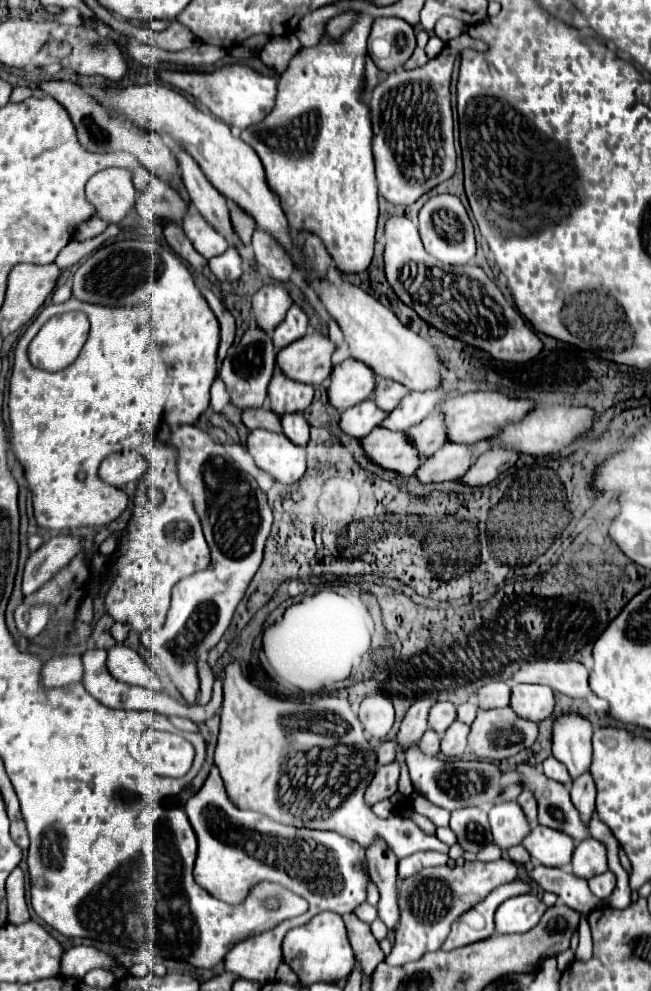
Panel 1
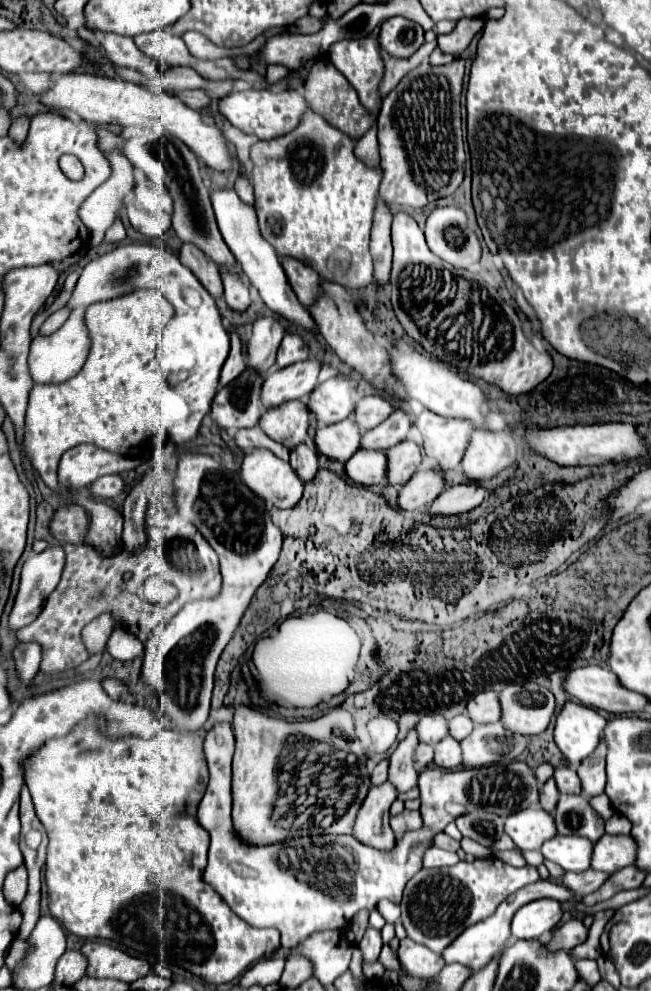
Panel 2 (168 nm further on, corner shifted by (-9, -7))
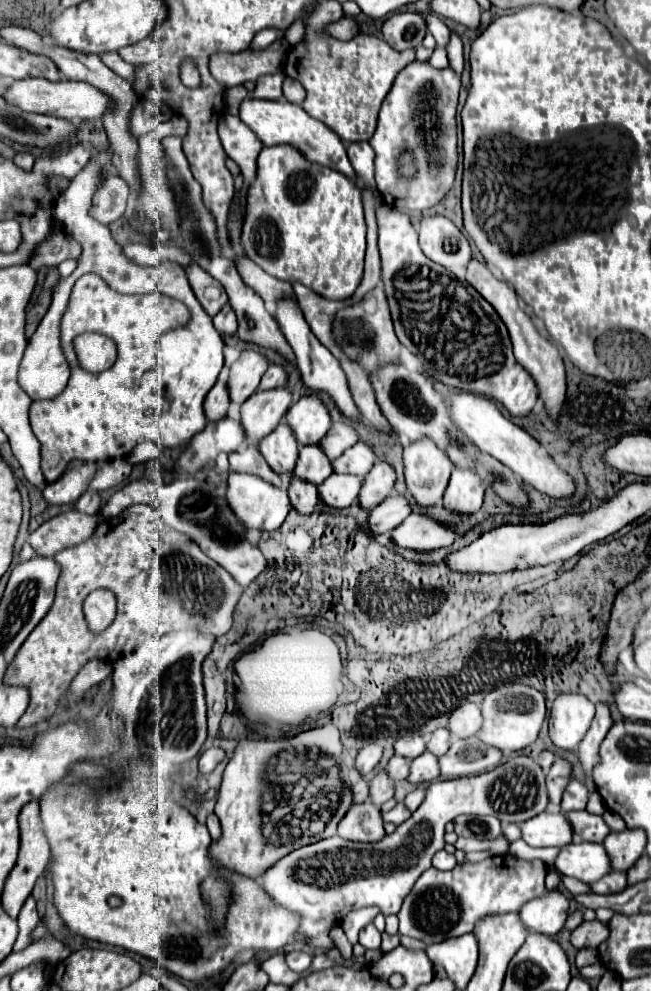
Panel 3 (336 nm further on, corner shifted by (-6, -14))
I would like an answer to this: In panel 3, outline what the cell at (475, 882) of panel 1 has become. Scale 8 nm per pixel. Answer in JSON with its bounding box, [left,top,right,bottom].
[397,855,547,947]

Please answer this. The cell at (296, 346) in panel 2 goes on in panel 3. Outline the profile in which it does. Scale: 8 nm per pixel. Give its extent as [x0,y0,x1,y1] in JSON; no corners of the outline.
[259,363,289,389]

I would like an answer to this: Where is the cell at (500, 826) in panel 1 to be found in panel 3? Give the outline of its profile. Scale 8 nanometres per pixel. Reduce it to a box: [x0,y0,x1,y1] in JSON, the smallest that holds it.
[519,811,571,847]

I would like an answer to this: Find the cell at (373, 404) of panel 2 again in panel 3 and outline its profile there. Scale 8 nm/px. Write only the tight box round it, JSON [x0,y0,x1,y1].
[321,421,359,459]

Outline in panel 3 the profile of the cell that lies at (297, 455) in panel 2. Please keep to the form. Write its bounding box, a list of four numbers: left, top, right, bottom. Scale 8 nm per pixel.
[287,473,319,515]

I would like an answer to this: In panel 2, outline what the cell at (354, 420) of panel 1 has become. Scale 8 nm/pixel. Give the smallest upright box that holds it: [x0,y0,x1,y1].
[314,418,362,462]

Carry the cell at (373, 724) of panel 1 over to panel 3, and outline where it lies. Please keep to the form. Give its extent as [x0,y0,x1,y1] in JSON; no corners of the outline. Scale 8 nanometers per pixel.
[355,743,383,775]

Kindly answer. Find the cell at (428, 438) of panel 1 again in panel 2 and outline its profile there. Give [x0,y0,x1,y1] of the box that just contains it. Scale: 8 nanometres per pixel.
[386,440,424,486]

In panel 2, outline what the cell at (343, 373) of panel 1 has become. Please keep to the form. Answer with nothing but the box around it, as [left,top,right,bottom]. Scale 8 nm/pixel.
[306,376,356,426]

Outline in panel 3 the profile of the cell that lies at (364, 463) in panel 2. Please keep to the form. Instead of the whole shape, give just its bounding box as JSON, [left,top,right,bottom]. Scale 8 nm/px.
[319,473,363,509]

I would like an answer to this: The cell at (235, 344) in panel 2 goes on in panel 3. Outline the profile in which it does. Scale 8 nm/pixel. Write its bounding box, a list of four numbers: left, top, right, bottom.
[204,382,230,421]

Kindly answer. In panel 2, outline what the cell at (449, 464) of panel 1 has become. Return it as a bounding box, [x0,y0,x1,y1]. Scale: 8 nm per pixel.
[398,468,444,512]

